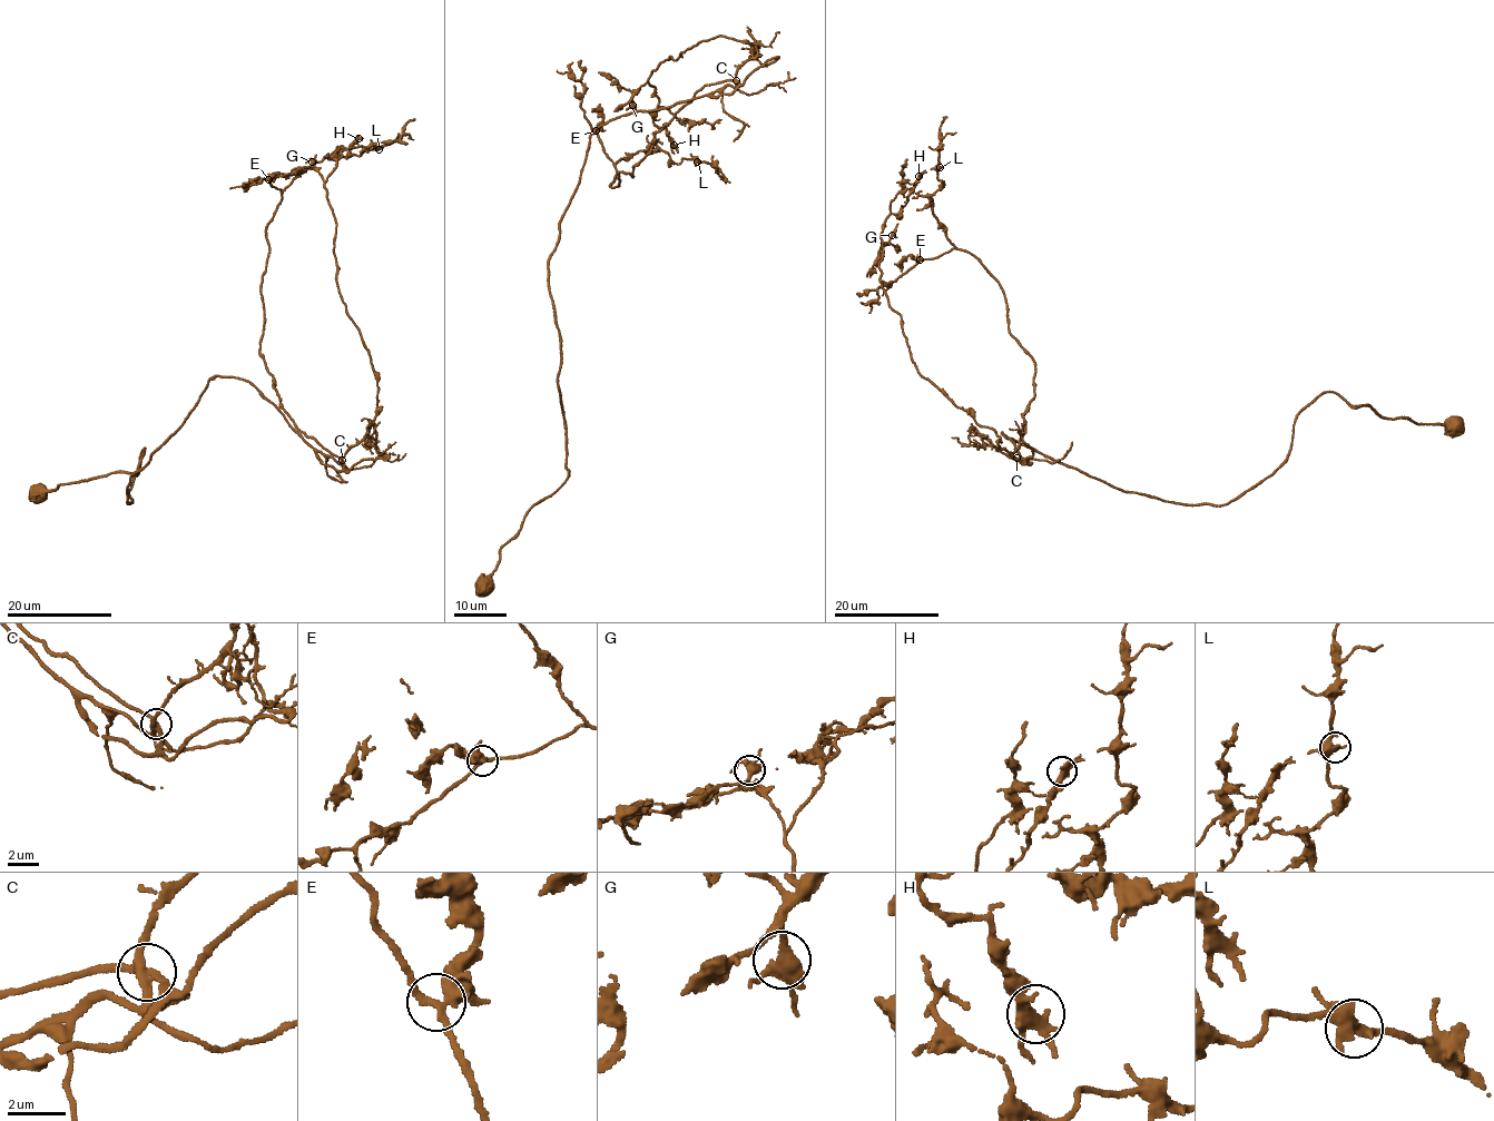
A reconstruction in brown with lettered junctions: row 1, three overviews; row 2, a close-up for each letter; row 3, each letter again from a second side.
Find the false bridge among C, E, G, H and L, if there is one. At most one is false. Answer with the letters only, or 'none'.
none

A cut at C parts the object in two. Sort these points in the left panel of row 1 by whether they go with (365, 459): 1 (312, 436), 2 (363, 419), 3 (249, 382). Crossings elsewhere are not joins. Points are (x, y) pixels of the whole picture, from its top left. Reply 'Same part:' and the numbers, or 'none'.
Same part: 1

